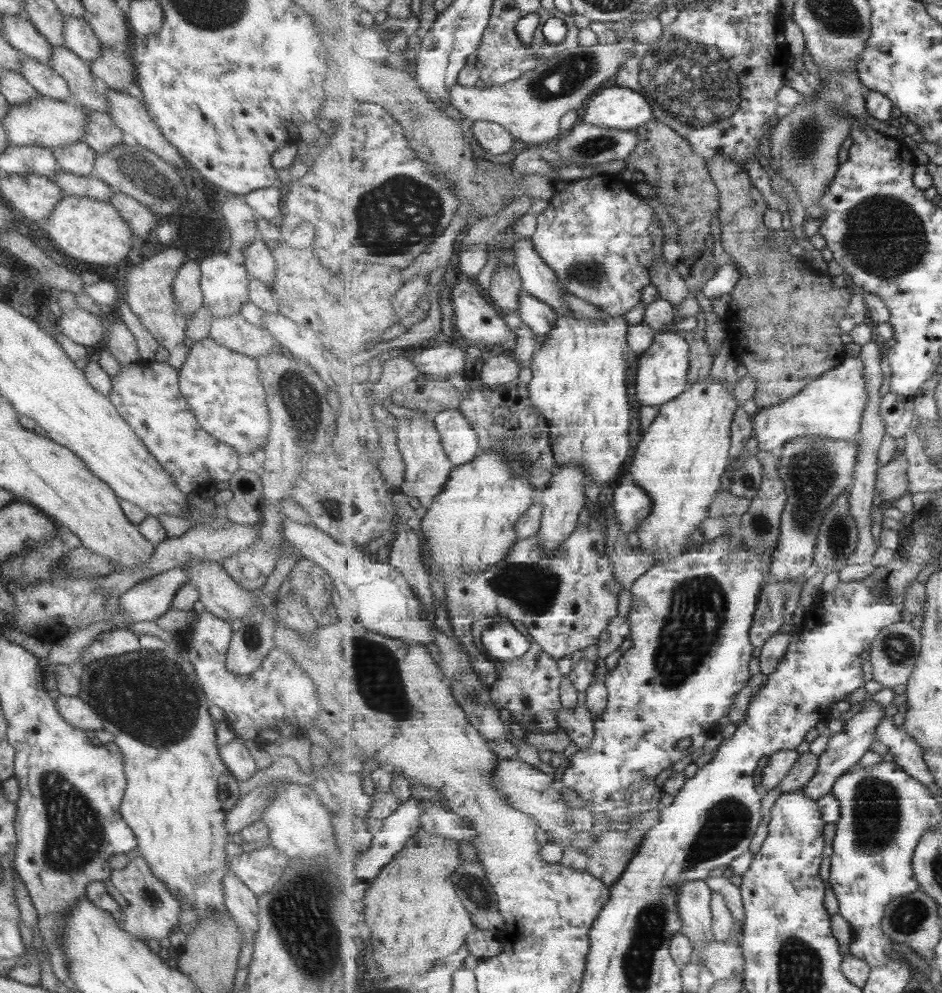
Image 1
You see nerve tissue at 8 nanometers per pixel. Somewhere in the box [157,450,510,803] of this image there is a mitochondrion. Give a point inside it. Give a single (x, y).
(377, 669)

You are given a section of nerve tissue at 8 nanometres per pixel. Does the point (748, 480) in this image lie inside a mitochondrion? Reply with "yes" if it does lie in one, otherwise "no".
yes

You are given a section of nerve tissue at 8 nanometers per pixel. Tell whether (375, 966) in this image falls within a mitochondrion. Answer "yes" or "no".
no

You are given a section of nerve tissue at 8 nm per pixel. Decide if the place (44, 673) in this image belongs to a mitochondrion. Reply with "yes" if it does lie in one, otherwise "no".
no

